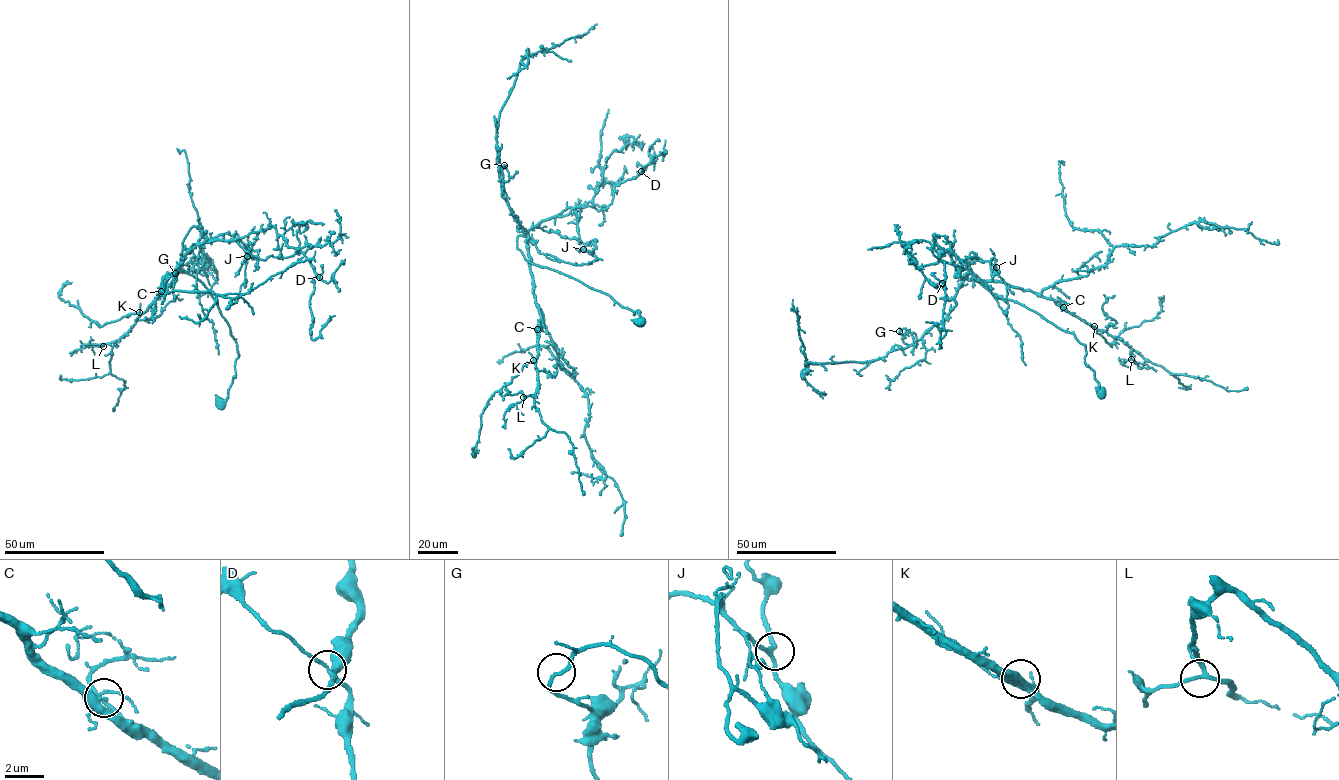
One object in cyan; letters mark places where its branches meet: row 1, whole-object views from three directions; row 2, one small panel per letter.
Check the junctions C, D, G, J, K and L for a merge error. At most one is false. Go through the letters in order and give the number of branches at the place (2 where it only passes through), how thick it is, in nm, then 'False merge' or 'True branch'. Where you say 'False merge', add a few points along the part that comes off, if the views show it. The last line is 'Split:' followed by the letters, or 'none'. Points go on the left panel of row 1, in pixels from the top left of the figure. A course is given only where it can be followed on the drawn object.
C: Branches: 2. Thickness 200 nm. True branch
D: Branches: 3. Thickness 220 nm. True branch
G: Branches: 2. Thickness 180 nm. True branch
J: Branches: 3. Thickness 190 nm. True branch
K: Branches: 3. Thickness 160 nm. True branch
L: Branches: 3. Thickness 180 nm. True branch
Split: none

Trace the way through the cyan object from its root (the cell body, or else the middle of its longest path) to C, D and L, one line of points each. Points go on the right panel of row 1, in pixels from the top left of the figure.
C: (1100, 392), (1074, 335), (994, 296), (961, 261), (963, 277), (1005, 283), (1063, 307)
D: (1100, 392), (1074, 335), (994, 296), (962, 261), (962, 277), (945, 262), (942, 283)
L: (1100, 392), (1074, 335), (994, 296), (961, 261), (963, 277), (1039, 293), (1121, 338), (1131, 359)

